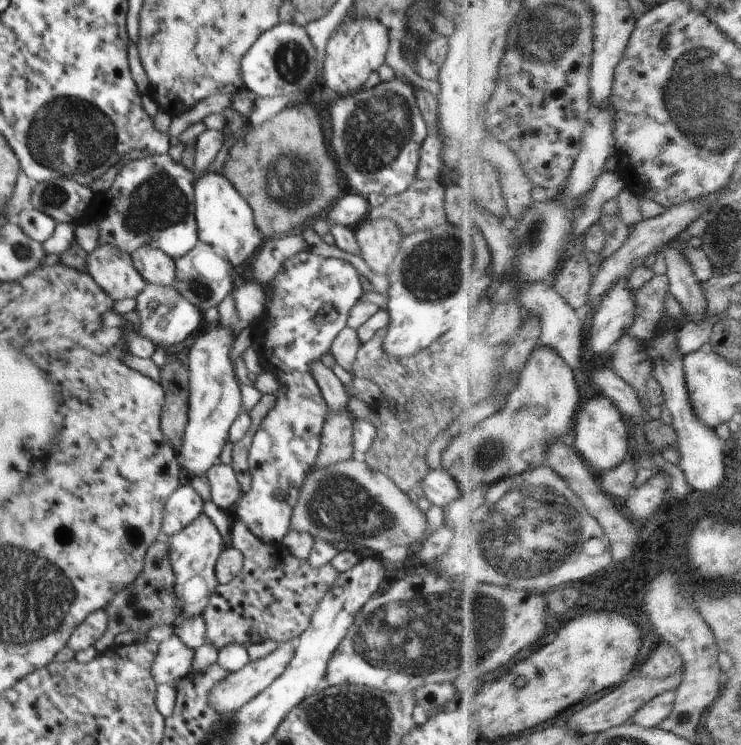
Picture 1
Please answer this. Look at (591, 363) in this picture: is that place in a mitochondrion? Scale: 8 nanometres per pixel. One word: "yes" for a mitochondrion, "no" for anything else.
no

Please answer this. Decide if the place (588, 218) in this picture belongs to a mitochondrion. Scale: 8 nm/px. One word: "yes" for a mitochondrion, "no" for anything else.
no

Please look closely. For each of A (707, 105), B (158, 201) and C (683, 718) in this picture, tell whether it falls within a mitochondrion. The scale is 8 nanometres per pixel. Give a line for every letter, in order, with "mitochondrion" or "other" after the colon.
A: mitochondrion
B: mitochondrion
C: other

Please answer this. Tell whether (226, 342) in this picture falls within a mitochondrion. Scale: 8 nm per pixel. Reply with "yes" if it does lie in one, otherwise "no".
no

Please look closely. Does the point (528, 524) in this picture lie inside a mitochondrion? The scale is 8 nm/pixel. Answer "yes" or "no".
yes

